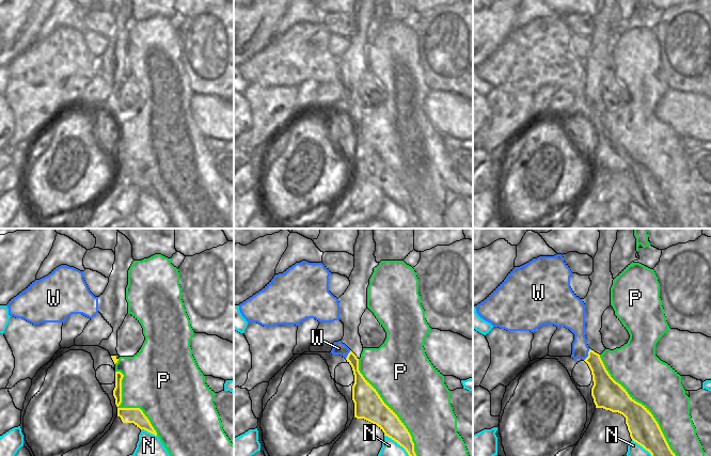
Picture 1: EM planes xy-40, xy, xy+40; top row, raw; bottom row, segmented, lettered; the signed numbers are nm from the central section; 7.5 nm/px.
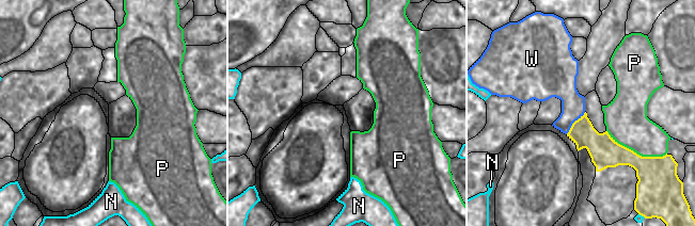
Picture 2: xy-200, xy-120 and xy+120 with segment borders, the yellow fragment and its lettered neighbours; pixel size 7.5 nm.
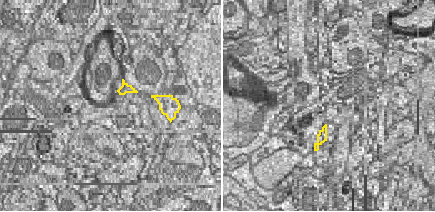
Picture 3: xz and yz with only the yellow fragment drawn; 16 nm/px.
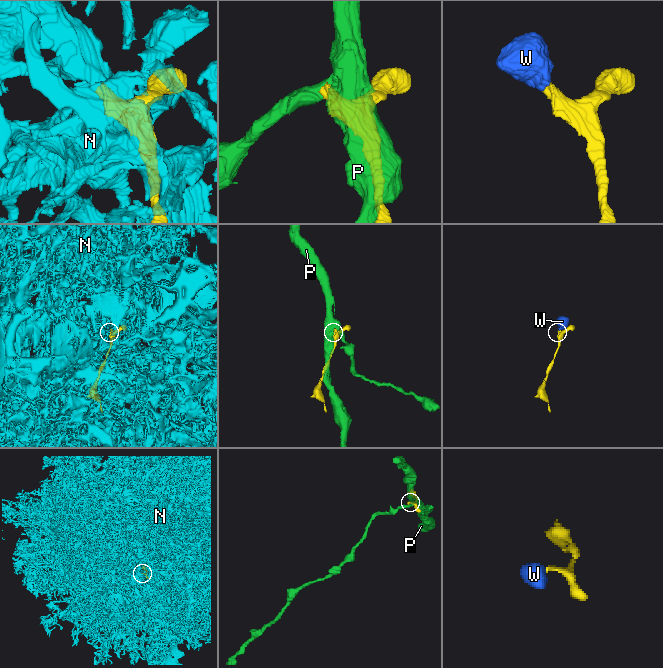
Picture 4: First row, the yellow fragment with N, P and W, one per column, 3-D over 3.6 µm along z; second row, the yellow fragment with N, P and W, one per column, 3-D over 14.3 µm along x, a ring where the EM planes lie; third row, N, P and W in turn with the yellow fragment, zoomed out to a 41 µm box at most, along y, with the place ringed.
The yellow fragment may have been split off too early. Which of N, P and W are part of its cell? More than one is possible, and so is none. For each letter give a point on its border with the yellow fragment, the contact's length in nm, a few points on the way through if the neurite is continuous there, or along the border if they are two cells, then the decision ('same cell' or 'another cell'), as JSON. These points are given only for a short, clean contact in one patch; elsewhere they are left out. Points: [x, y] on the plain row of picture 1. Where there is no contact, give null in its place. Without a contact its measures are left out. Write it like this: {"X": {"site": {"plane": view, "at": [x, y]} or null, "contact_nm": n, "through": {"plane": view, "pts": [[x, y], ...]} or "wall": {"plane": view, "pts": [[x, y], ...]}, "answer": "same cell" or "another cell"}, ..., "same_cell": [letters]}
{"N": {"site": {"plane": "xy", "at": [401, 206]}, "contact_nm": 300, "answer": "another cell"}, "P": {"site": {"plane": "xy+40", "at": [647, 171]}, "contact_nm": 1050, "answer": "another cell"}, "W": {"site": {"plane": "xy+40", "at": [588, 115]}, "contact_nm": 100, "through": {"plane": "xy+40", "pts": [[603, 144], [594, 121], [588, 115], [580, 107], [577, 84]]}, "answer": "same cell"}, "same_cell": ["W"]}

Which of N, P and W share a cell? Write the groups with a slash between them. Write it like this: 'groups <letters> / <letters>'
groups N / P / W

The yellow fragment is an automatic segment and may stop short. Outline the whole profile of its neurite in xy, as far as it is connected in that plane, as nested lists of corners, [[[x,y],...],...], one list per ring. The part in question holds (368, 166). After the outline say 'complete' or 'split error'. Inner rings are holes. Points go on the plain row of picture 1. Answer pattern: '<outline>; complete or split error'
[[[342,101],[334,103],[332,115],[341,115],[351,126],[354,144],[352,161],[354,178],[364,179],[377,186],[383,193],[402,207],[410,217],[410,224],[416,224],[416,215],[412,198],[397,175],[382,161],[376,150],[359,131],[359,120]]]; split error

